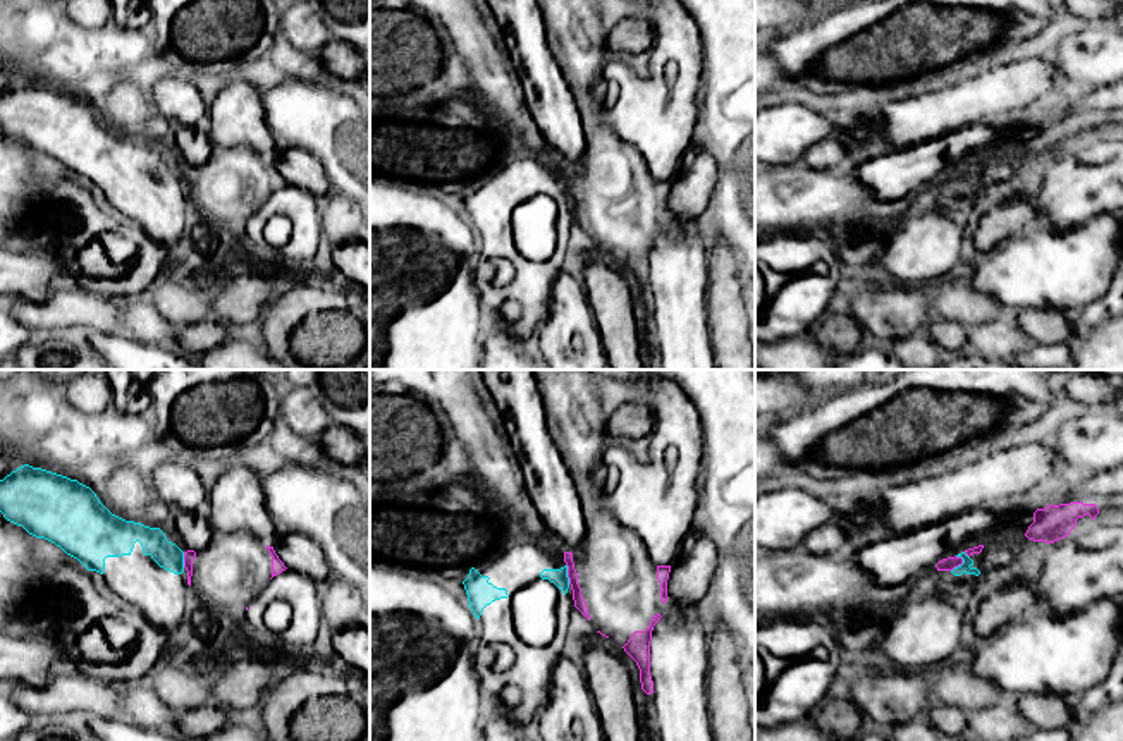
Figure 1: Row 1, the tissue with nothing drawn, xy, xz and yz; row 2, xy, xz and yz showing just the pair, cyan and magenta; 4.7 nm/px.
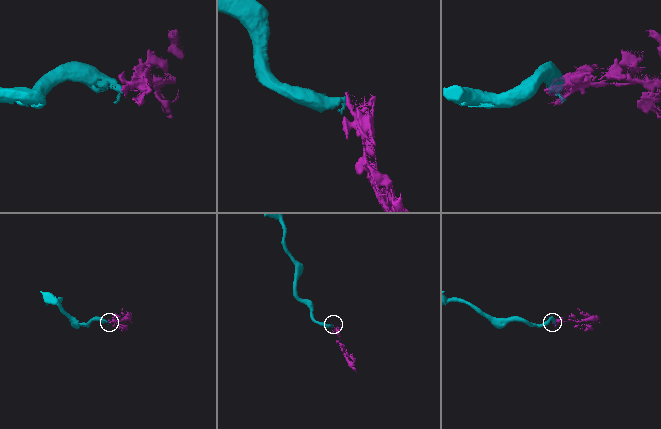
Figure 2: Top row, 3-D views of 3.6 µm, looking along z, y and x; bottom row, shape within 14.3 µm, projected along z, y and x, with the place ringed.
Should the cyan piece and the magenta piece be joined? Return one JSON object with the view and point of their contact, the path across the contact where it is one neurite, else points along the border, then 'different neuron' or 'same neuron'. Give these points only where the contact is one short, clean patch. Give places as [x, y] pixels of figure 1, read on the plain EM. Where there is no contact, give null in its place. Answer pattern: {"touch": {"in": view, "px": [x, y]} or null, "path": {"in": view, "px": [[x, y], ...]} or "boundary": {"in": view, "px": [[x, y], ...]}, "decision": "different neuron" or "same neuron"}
{"touch": {"in": "yz", "px": [962, 179]}, "boundary": {"in": "yz", "px": [[960, 171], [962, 177], [951, 186]]}, "decision": "different neuron"}

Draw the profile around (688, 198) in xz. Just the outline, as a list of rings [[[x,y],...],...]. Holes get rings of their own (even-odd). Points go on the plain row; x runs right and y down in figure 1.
[[[695,144],[684,153],[683,163],[683,170],[671,181],[667,211],[678,213],[683,225],[691,227],[707,210],[715,187],[717,165]]]

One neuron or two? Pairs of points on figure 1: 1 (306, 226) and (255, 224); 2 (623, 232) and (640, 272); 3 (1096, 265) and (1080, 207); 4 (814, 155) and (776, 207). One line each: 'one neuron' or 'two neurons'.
1: one neuron
2: one neuron
3: two neurons
4: two neurons

